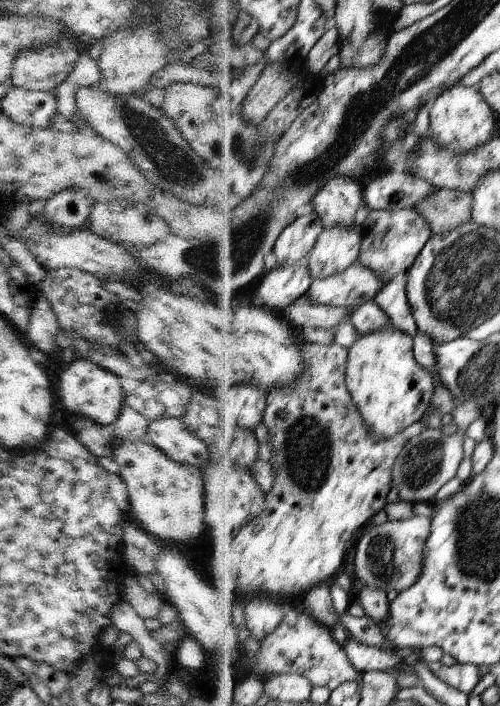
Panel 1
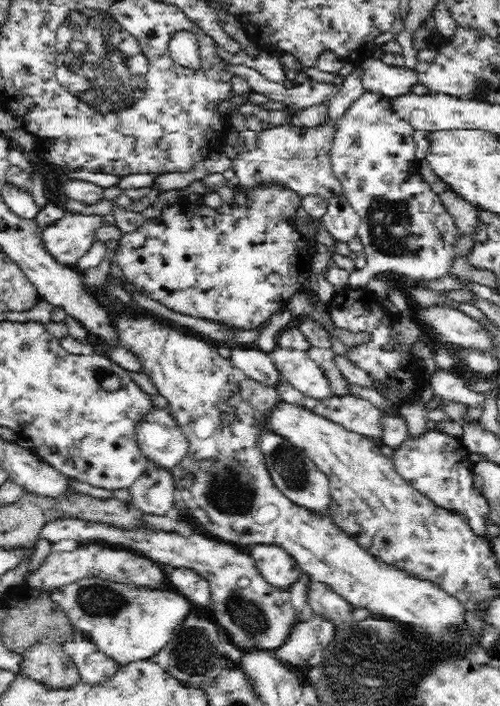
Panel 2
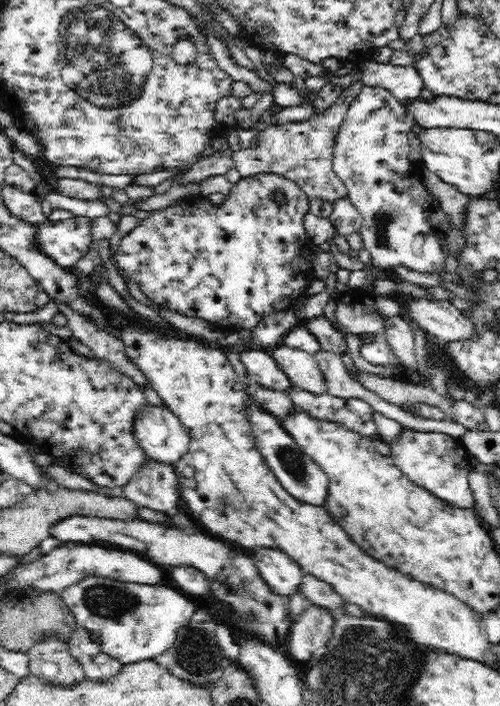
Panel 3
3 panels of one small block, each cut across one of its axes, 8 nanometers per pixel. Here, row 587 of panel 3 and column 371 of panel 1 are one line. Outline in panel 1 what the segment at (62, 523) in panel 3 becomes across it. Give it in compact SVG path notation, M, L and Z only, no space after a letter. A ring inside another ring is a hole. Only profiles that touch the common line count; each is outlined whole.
M417 208L395 211L374 209L363 223L362 233L364 242L360 262L368 268L376 269L388 283L415 266L435 235L427 217Z

